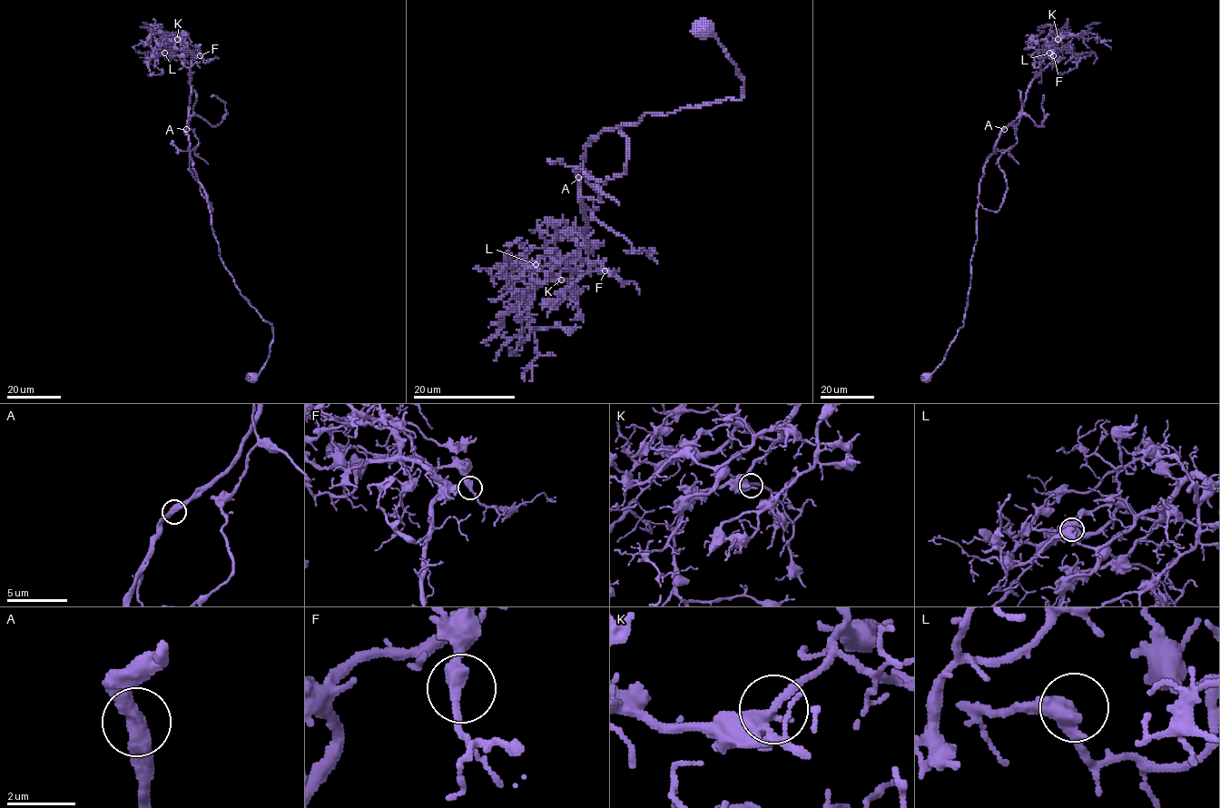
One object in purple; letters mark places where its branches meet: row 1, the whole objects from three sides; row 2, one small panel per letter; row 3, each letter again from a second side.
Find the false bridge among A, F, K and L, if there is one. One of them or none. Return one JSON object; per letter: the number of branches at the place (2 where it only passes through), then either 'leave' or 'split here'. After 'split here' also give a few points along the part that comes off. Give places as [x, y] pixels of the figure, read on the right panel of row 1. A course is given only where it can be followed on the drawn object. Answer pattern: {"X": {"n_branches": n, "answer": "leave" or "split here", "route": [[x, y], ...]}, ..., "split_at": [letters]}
{"A": {"n_branches": 2, "answer": "leave"}, "F": {"n_branches": 2, "answer": "leave"}, "K": {"n_branches": 2, "answer": "leave"}, "L": {"n_branches": 2, "answer": "leave"}, "split_at": []}

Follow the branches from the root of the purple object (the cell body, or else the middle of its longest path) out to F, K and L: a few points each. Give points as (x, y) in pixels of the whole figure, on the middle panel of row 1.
F: (699, 29), (713, 34), (737, 66), (743, 95), (647, 112), (587, 142), (575, 174), (589, 268), (605, 270)
K: (699, 29), (737, 66), (742, 98), (647, 112), (591, 138), (575, 174), (593, 245), (561, 280)
L: (699, 29), (737, 66), (742, 98), (647, 112), (591, 138), (575, 174), (593, 245), (546, 271), (536, 264)

